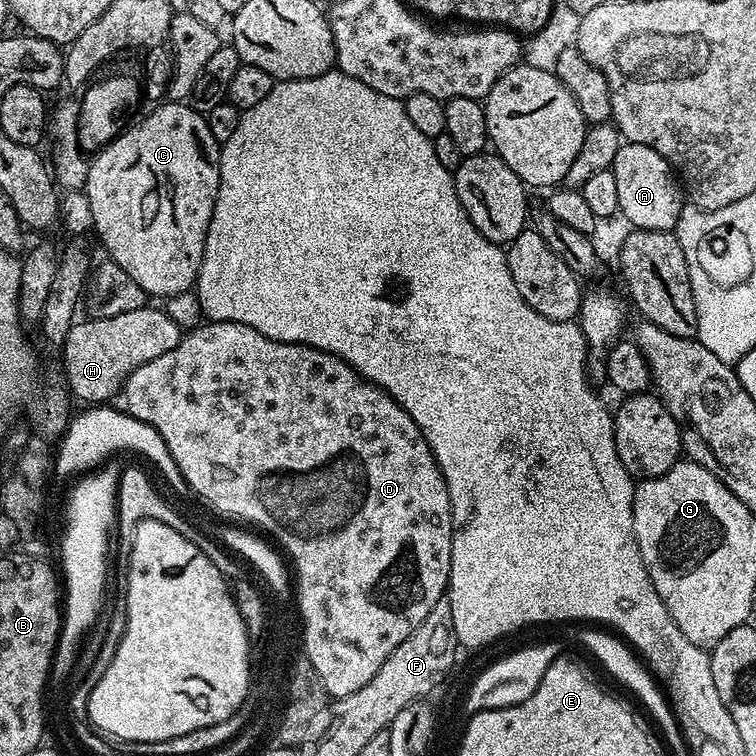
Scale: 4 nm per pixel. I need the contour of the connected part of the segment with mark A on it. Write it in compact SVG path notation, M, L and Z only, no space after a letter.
M621 143L611 169L618 182L619 215L625 216L633 229L663 232L675 229L680 212L686 206L686 196L676 173L658 150L641 144Z

